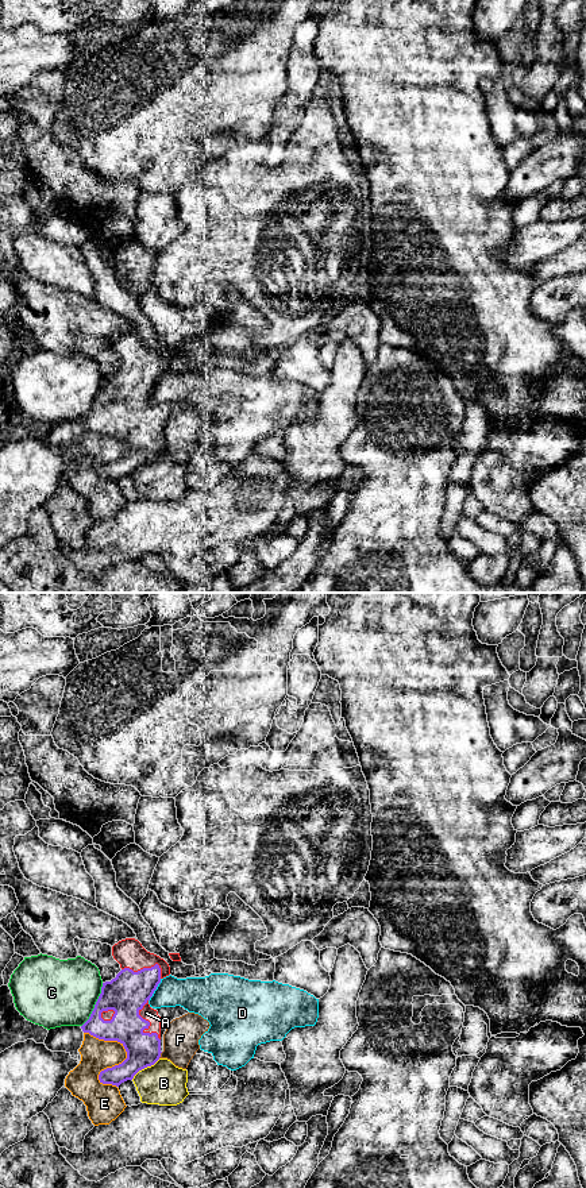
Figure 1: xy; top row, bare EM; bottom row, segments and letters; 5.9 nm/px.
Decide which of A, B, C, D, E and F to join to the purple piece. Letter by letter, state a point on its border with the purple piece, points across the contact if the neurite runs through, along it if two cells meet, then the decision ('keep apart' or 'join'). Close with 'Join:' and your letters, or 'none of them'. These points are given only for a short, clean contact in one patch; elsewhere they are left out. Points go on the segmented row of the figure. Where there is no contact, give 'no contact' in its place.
A: xy (149, 1023) | join
B: xy (145, 1067) | along xy (160, 1059), (142, 1068), (131, 1079) | keep apart
C: xy (95, 1005) | keep apart
D: xy (155, 988) | keep apart
E: xy (127, 1057) | keep apart
F: xy (160, 1055) | keep apart
Join: A

